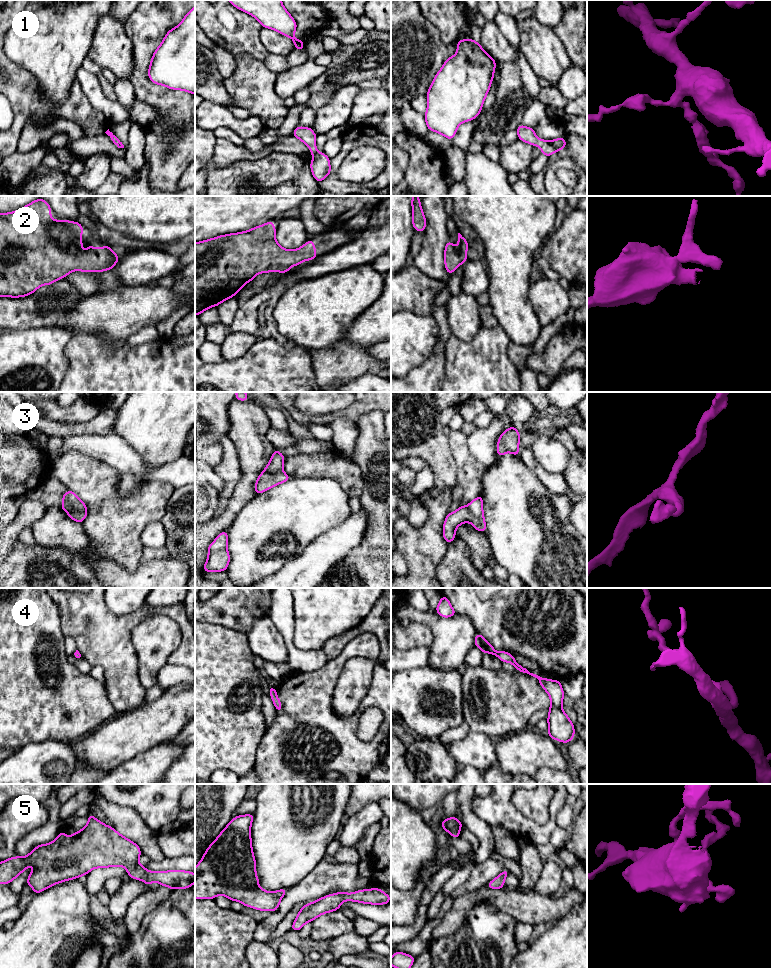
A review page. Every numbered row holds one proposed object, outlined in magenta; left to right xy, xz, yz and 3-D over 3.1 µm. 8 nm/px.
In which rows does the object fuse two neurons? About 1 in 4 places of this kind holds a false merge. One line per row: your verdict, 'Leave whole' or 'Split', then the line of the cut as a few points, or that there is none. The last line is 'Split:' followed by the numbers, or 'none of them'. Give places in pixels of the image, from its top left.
1: Leave whole. No split
2: Leave whole. No split
3: Leave whole. No split
4: Leave whole. No split
5: Leave whole. No split
Split: none of them

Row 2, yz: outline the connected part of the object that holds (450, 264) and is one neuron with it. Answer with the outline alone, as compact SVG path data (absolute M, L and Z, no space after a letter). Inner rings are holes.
M458 233L458 250L448 239L444 251L444 263L447 273L452 274L456 268L467 261L468 241Z

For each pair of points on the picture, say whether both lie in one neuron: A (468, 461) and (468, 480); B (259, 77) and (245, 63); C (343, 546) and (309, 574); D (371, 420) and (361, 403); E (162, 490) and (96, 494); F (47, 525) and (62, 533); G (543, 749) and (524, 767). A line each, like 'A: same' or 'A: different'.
A: same
B: same
C: same
D: different
E: same
F: same
G: same

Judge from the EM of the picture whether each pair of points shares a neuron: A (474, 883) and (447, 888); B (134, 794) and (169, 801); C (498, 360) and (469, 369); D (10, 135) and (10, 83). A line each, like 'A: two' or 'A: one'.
A: two
B: one
C: one
D: one

